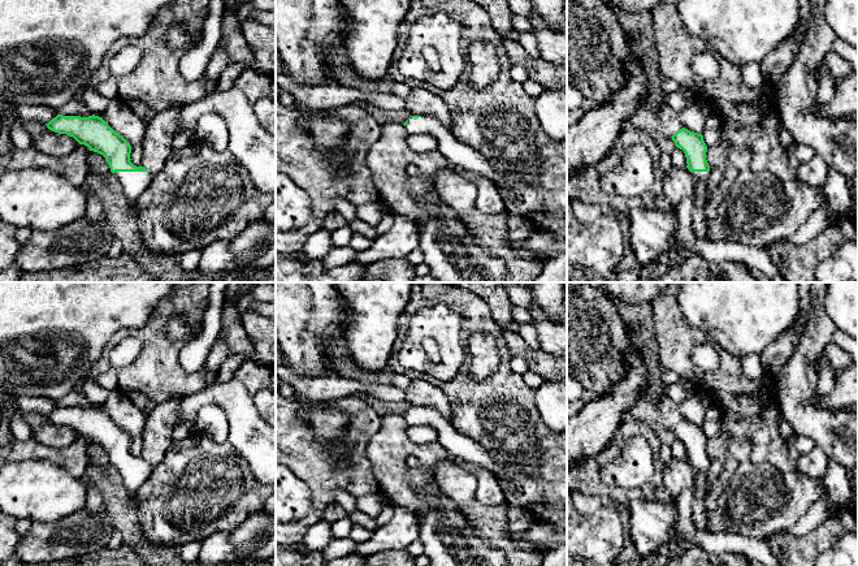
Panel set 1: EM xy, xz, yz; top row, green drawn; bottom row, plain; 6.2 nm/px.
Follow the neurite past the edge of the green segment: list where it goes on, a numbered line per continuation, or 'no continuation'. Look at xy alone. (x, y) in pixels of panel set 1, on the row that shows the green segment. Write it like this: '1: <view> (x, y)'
1: xy (134, 184)

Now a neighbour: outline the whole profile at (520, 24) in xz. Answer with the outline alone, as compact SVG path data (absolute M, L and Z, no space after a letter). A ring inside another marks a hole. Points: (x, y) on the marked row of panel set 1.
M512 13L512 26L519 33L533 33L533 26L528 17Z

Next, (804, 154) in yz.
M797 144L796 147L796 157L800 163L807 163L815 156L815 151L806 144Z

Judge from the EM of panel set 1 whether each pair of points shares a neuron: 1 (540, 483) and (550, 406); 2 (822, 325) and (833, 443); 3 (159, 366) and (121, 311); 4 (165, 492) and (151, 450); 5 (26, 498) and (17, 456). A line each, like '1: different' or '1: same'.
1: different
2: same
3: different
4: different
5: different

